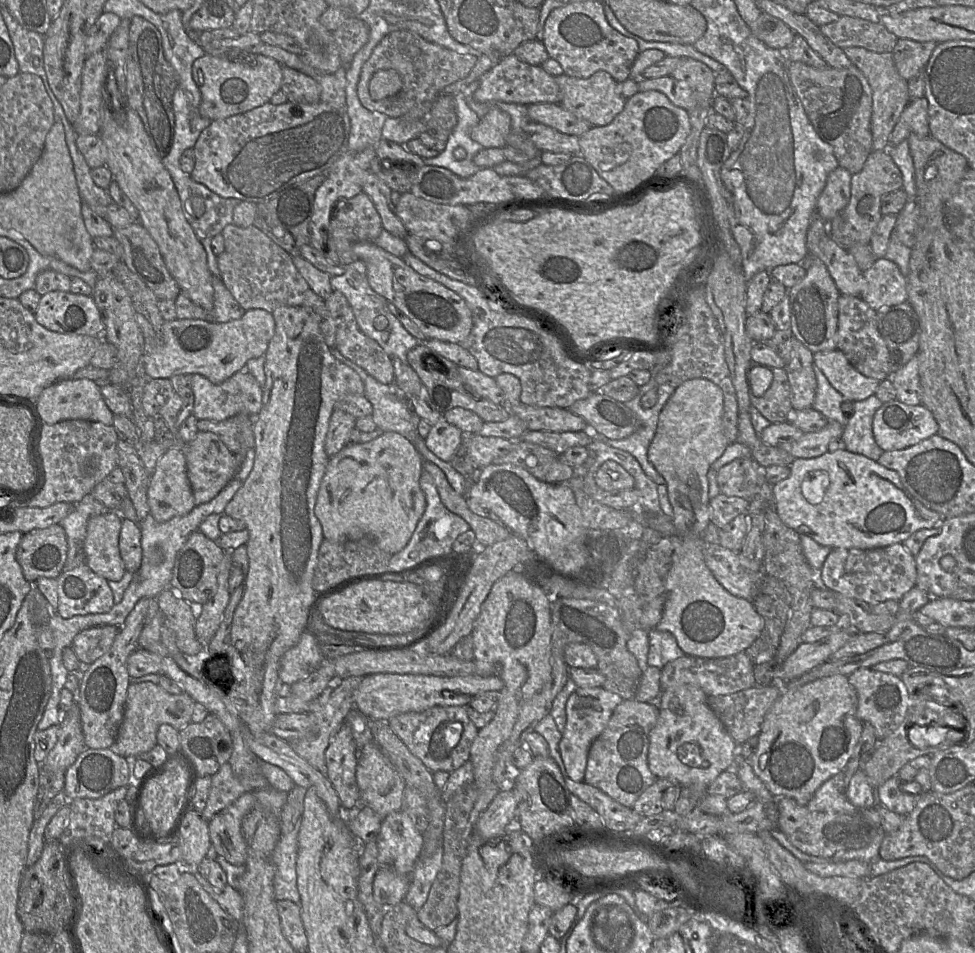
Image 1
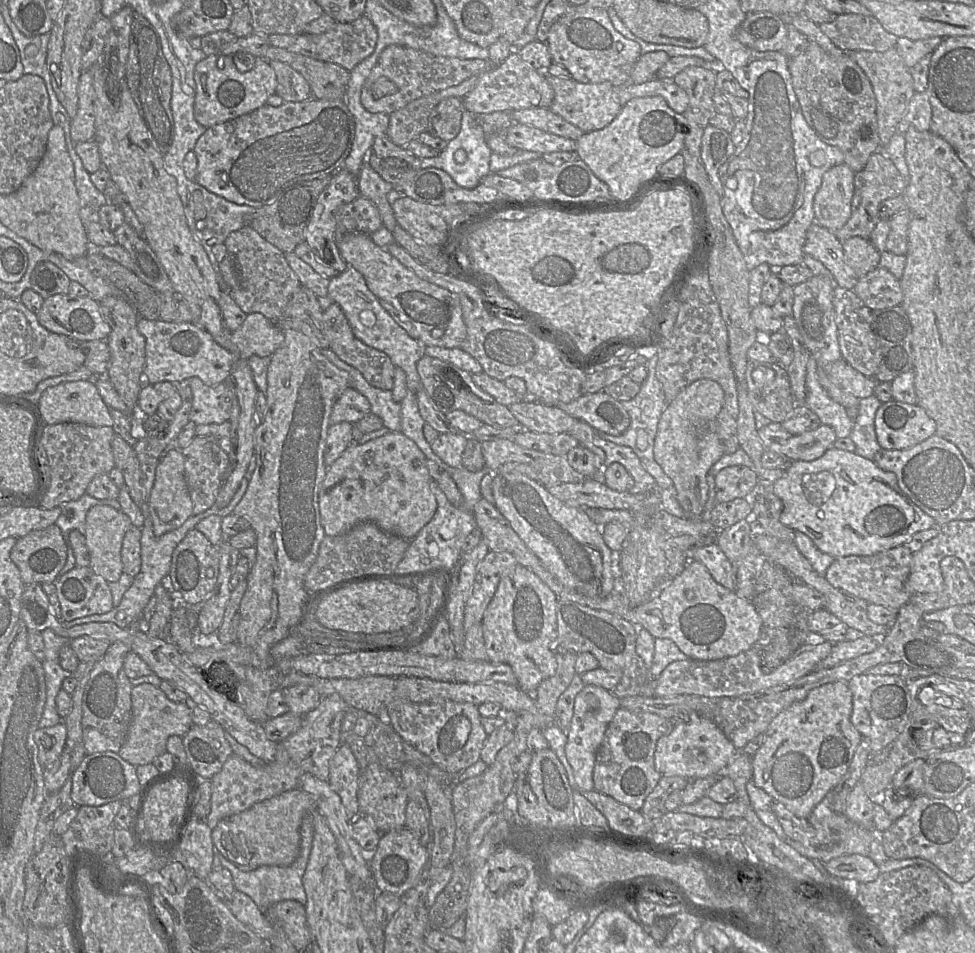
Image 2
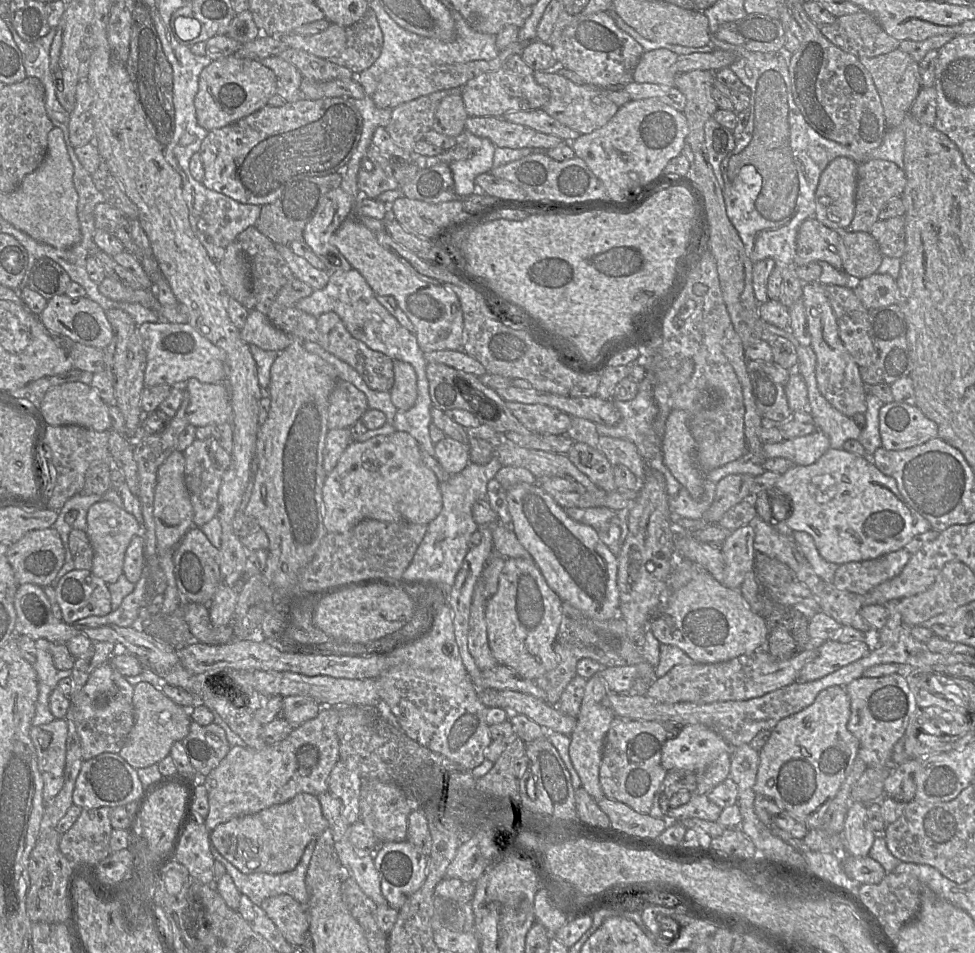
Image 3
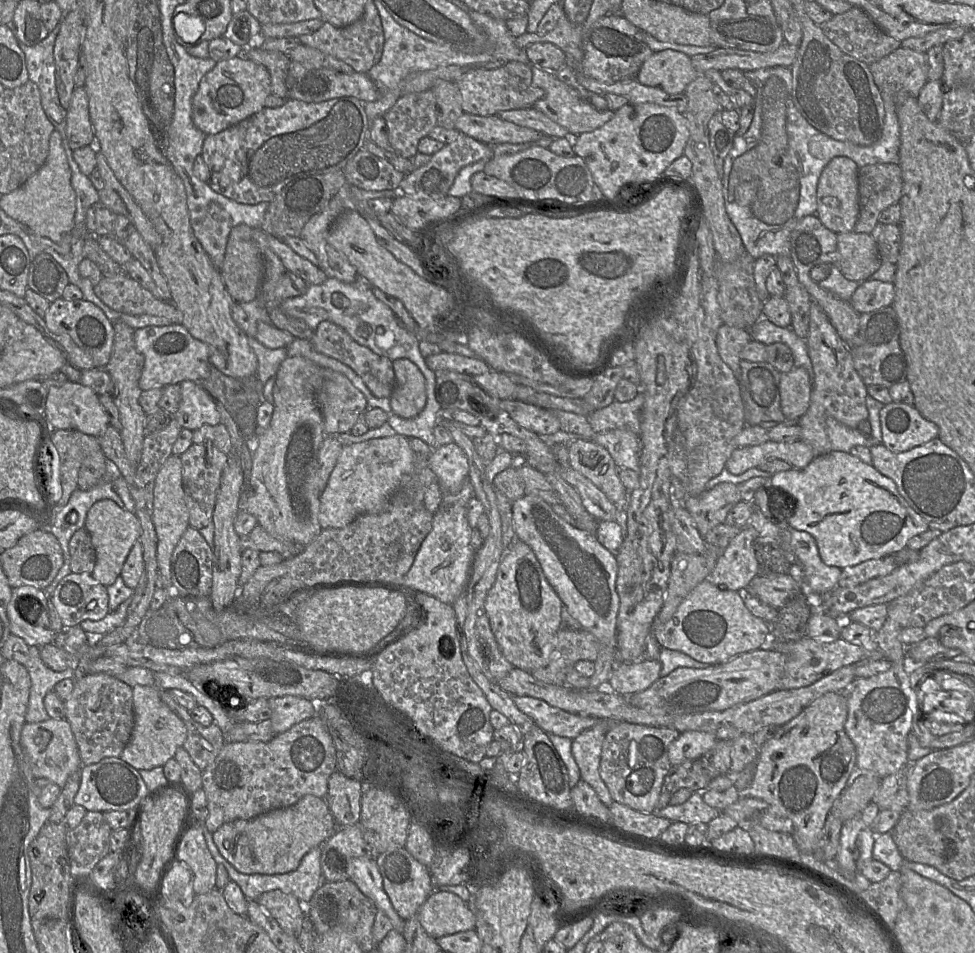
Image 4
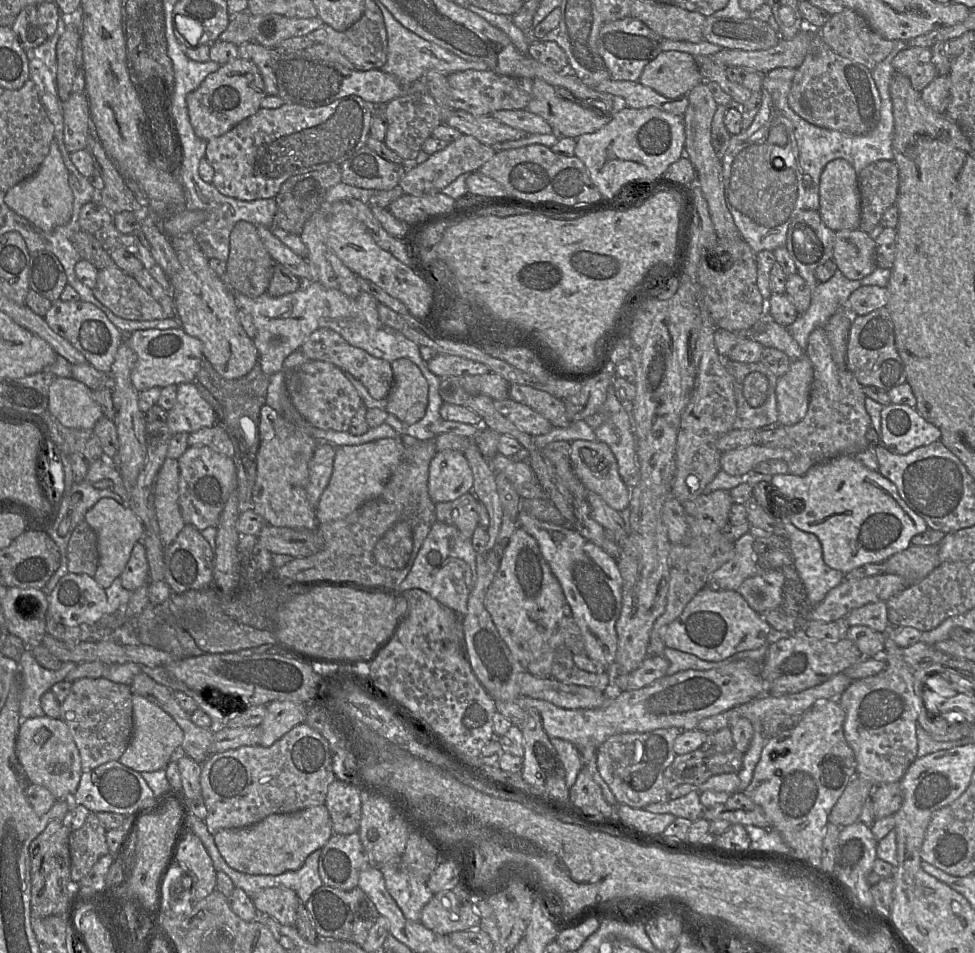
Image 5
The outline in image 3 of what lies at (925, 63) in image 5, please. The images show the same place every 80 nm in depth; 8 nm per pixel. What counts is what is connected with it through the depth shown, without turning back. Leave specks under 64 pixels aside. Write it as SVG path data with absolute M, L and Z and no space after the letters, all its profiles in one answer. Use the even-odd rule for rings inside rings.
M899 48L874 57L860 57L860 62L869 71L876 86L884 110L886 129L902 126L902 122L922 88L919 63Z

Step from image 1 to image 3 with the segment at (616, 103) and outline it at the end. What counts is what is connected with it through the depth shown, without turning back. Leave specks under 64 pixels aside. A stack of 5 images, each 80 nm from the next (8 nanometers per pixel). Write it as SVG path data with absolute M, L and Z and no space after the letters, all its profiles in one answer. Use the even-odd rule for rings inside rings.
M535 71L534 78L551 92L549 101L542 109L579 134L588 134L603 127L620 108L608 98L607 89L592 84L575 84L556 71Z

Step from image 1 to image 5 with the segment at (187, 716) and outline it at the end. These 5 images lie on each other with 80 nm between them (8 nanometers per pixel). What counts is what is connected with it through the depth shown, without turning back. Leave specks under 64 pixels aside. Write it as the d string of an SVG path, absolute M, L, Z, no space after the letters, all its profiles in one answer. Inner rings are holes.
M132 694L133 730L128 746L118 761L139 773L165 768L180 753L183 731L163 709L137 694Z

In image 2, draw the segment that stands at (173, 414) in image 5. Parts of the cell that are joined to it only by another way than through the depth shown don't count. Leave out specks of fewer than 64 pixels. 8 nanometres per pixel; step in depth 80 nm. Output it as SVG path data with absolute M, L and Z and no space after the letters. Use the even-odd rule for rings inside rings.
M191 377L188 381L192 391L189 420L196 425L229 421L232 411L232 389L228 383L207 386L198 377Z

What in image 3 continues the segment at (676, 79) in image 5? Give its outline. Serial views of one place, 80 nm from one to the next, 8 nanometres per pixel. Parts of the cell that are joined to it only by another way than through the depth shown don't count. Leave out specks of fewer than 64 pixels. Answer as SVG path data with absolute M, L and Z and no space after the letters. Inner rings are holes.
M666 49L644 52L633 70L632 81L673 87L677 59L677 54Z

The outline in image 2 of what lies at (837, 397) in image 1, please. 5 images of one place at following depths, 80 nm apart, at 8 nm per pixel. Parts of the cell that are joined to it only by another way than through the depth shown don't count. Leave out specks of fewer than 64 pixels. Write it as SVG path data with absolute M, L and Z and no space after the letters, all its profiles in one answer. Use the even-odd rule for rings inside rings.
M811 354L806 367L806 398L804 404L818 416L822 424L829 425L834 429L837 438L849 437L854 421L847 415L846 408L831 399L821 386L817 375L817 363Z

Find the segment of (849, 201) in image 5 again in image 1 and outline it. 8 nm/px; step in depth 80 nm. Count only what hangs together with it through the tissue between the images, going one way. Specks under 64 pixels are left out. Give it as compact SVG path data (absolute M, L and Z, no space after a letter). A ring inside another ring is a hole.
M840 166L829 173L815 210L824 221L831 221L849 203L851 179L852 174Z

